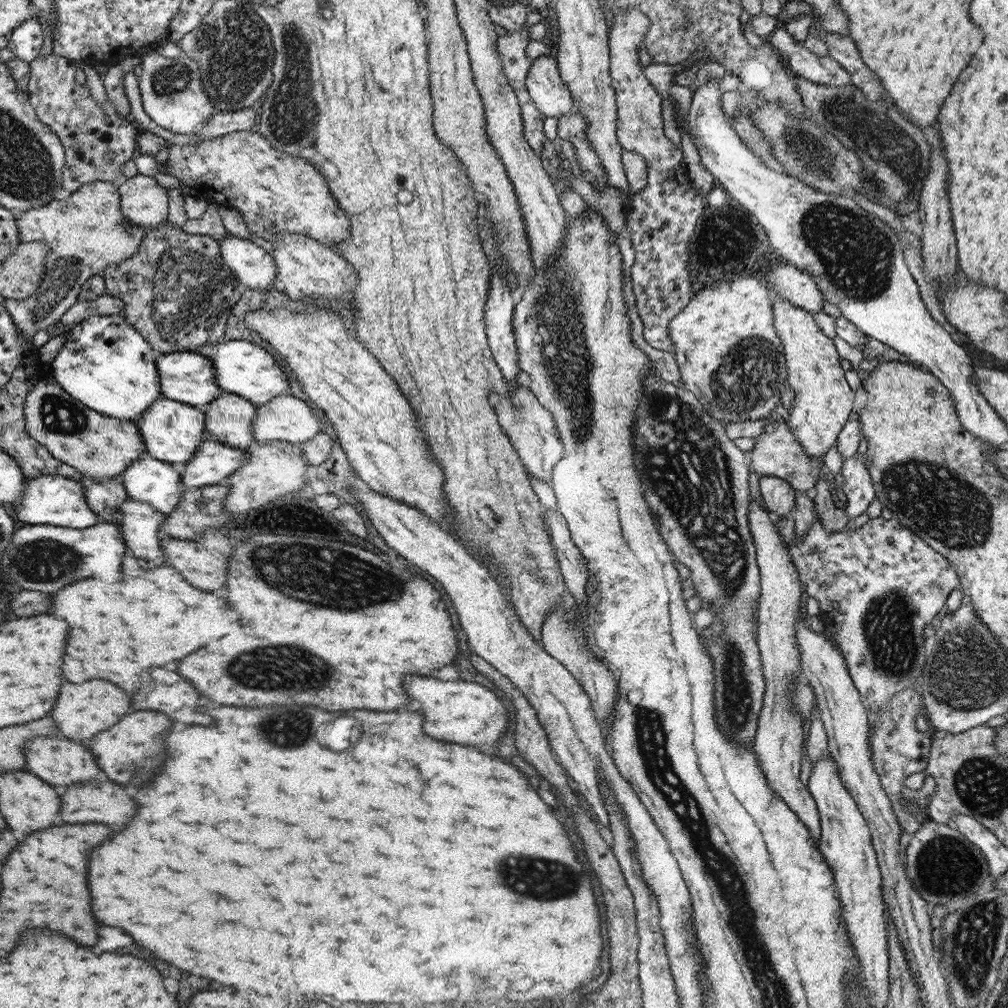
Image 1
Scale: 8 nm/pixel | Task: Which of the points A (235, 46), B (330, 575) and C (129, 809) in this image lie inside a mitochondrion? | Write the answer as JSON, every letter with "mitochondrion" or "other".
{"A":"mitochondrion","B":"mitochondrion","C":"other"}

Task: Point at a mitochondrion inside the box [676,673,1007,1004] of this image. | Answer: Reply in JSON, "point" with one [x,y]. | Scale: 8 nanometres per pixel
{"point":[970,948]}

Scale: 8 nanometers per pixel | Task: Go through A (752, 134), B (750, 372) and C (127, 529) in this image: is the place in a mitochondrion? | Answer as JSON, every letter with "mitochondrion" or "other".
{"A":"mitochondrion","B":"mitochondrion","C":"other"}

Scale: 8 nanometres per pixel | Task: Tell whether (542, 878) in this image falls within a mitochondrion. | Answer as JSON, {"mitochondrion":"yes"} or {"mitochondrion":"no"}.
{"mitochondrion":"yes"}

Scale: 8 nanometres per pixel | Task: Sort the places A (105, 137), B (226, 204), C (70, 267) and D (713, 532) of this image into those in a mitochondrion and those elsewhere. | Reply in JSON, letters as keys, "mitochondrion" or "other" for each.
{"A":"other","B":"other","C":"mitochondrion","D":"mitochondrion"}

